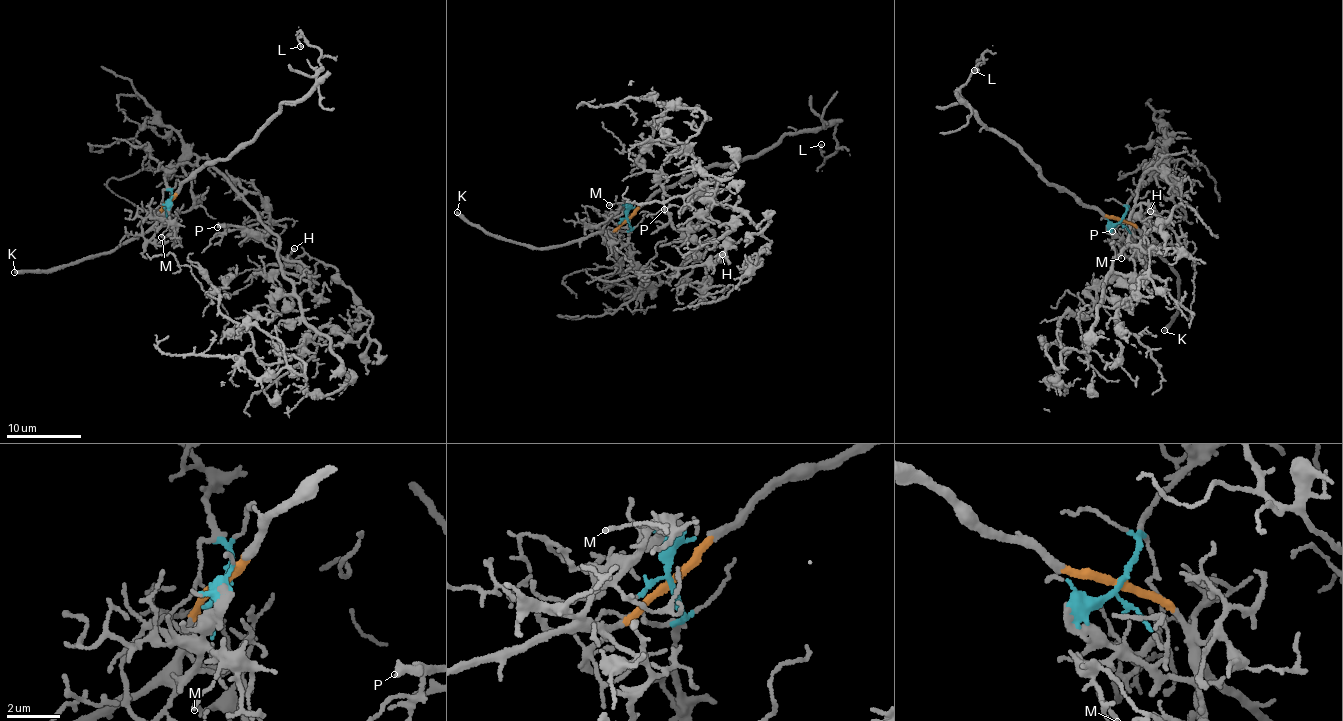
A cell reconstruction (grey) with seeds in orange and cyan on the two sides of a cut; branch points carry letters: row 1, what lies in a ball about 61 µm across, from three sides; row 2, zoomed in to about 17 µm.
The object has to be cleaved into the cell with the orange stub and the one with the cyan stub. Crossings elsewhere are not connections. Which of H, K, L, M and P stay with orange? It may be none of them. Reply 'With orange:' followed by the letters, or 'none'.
With orange: K, L, M

